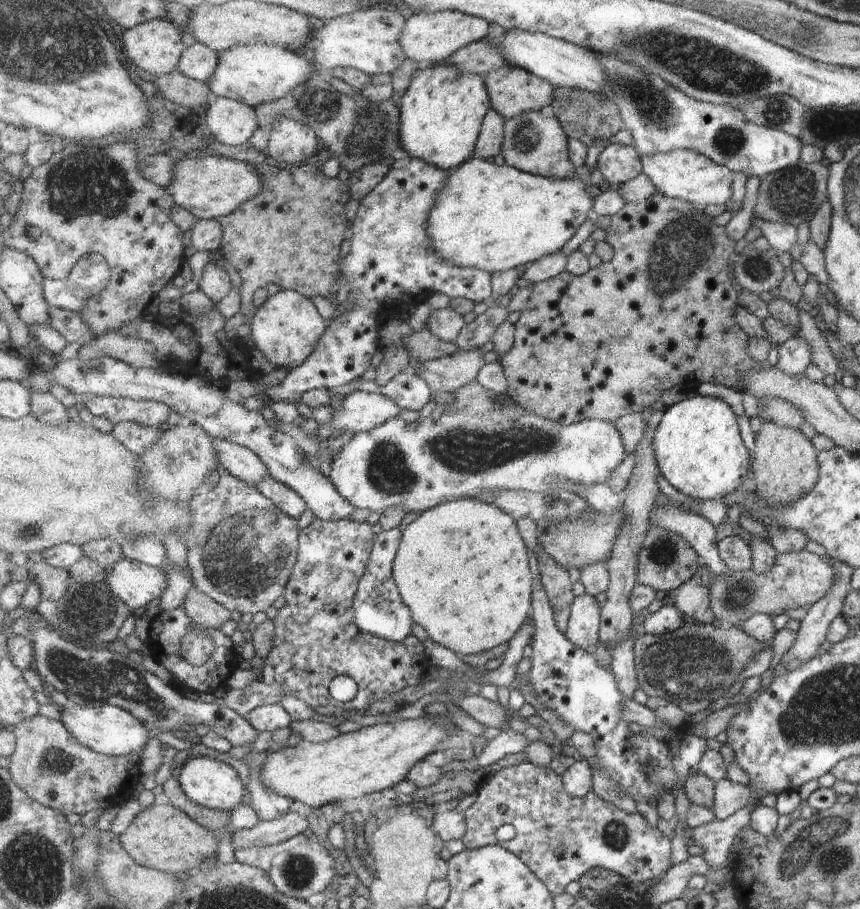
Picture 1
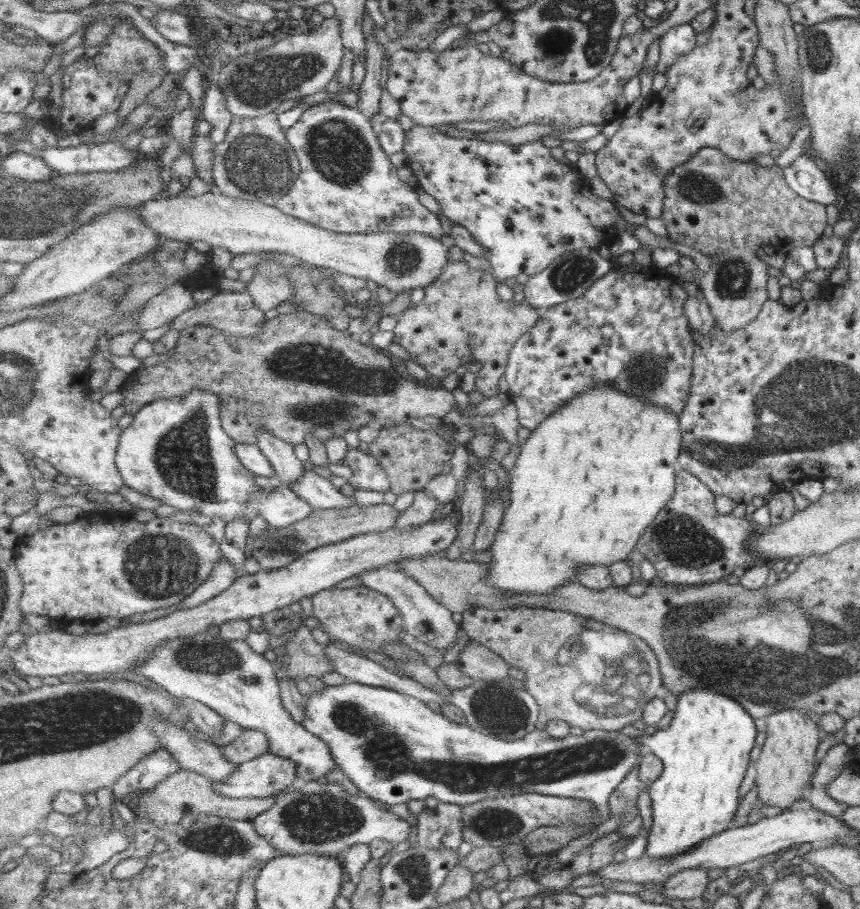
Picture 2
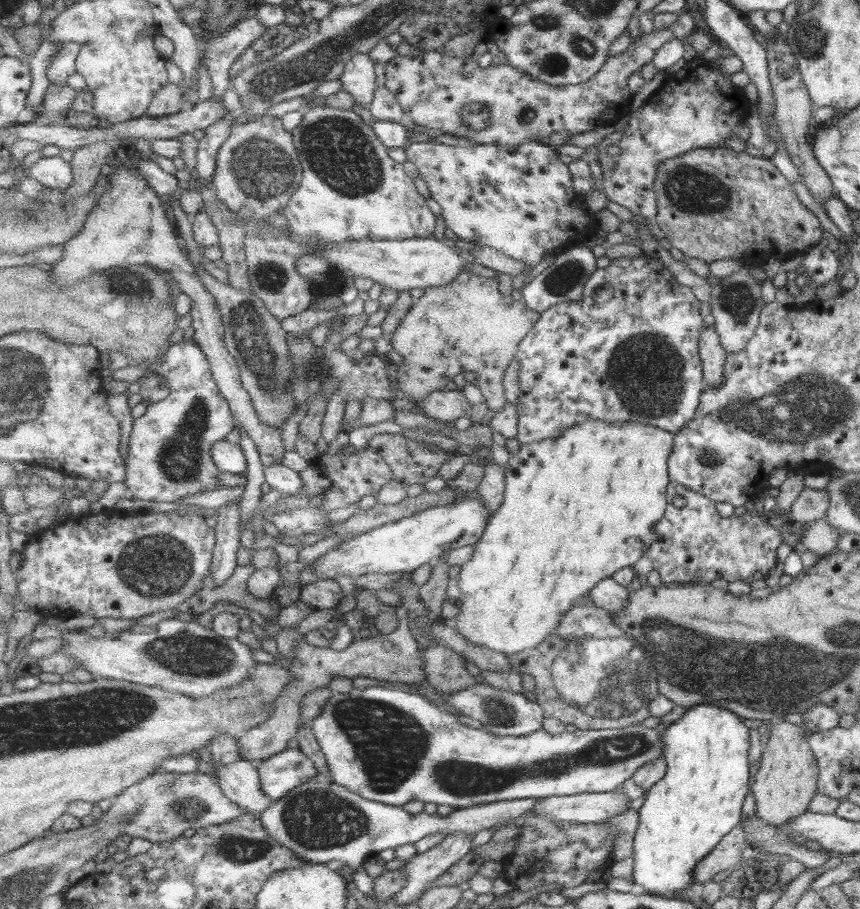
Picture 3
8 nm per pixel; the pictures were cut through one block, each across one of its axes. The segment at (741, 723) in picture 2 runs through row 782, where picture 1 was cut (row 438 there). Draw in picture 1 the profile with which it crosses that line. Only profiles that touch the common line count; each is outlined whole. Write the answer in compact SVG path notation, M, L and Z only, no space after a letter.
M694 396L690 399L683 399L681 402L673 405L672 407L668 407L665 410L664 417L662 418L661 424L658 426L658 430L654 436L654 450L658 454L658 465L662 470L662 476L666 478L666 480L678 491L686 494L687 496L691 496L693 498L699 498L699 500L713 500L715 498L717 501L720 501L725 494L733 493L738 488L743 488L743 480L745 478L749 478L747 474L749 474L749 456L747 456L747 450L743 446L741 438L739 438L739 432L737 432L737 424L735 424L735 416L731 414L731 410L729 410L729 406L727 404L723 404L721 400L714 399L711 397L702 397L702 396Z

